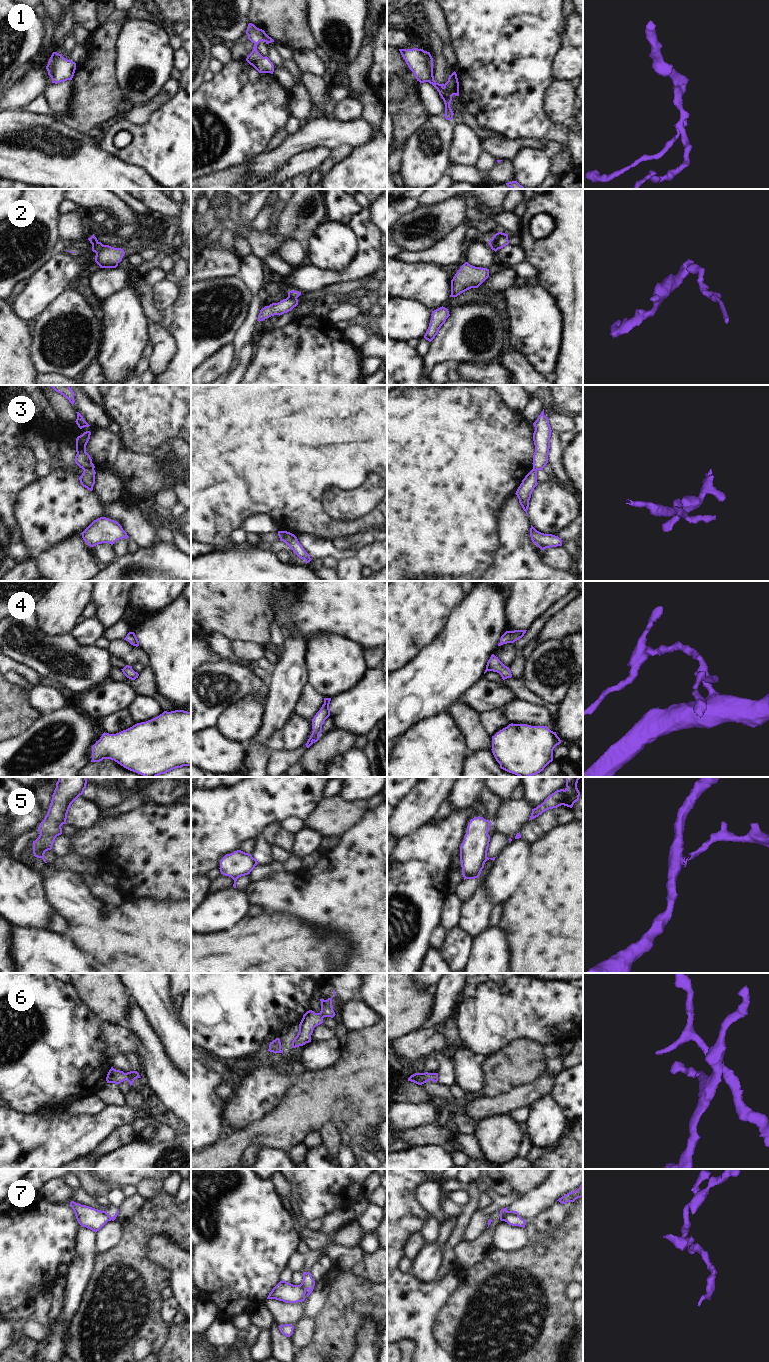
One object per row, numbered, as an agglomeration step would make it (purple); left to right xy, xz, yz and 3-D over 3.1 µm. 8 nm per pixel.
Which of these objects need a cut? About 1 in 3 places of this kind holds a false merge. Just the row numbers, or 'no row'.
2, 3, 5, 7

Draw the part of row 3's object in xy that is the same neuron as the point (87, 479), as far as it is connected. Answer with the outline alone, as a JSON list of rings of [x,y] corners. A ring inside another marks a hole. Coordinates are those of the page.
[[[85,469],[79,477],[81,485],[92,491],[95,484],[95,474],[96,472],[94,469]]]

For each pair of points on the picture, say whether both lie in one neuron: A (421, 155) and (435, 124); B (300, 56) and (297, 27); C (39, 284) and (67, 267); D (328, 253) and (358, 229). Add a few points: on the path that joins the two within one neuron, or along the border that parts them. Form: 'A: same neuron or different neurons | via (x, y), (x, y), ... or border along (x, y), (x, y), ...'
A: same neuron | via (426, 147), (426, 143), (435, 132)
B: different neurons | border along (292, 49), (311, 49), (313, 51)
C: same neuron | via (46, 284), (60, 271)
D: different neurons | border along (332, 220), (344, 223), (355, 236), (354, 256)

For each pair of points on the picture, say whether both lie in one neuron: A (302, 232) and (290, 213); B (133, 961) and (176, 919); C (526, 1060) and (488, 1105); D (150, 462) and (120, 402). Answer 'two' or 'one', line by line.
A: one
B: one
C: two
D: two

